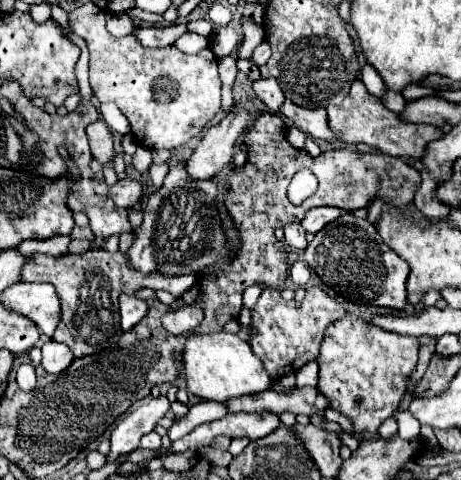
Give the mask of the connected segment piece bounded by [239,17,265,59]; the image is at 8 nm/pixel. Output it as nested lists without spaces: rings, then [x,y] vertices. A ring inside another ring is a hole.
[[[241,19],[241,27],[243,27],[243,45],[241,45],[241,51],[239,51],[239,57],[251,57],[253,49],[265,39],[263,35],[263,27],[251,19]]]

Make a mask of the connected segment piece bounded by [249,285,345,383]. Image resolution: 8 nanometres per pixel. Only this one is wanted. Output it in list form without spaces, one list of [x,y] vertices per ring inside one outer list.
[[[307,285],[307,293],[301,307],[295,307],[295,301],[285,301],[277,289],[265,287],[253,307],[253,333],[249,343],[253,353],[263,361],[271,381],[275,383],[279,377],[297,373],[305,363],[317,359],[327,325],[341,319],[343,315],[345,309],[325,289],[317,285]]]

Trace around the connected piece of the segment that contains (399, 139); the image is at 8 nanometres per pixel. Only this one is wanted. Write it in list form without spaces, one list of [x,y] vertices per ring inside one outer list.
[[[357,79],[351,85],[349,95],[343,99],[341,105],[329,105],[329,125],[331,129],[339,135],[339,141],[343,143],[365,143],[377,147],[385,155],[395,155],[403,159],[423,159],[427,143],[441,139],[443,131],[433,125],[415,125],[415,123],[405,123],[399,119],[397,113],[389,111],[383,107],[379,97],[373,97],[361,79]]]

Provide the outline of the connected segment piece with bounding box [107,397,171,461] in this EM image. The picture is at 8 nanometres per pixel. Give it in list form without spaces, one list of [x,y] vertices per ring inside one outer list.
[[[167,397],[147,399],[141,407],[137,407],[133,413],[121,419],[117,423],[117,429],[113,429],[111,433],[111,453],[107,455],[107,461],[113,461],[121,455],[139,449],[139,439],[143,437],[143,433],[153,431],[155,423],[165,415],[169,407],[171,403]]]

